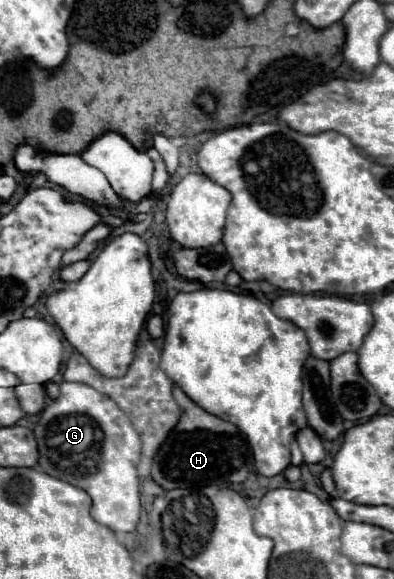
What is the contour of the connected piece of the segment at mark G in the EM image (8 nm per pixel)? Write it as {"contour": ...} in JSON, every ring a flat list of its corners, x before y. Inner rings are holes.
{"contour":[[60,383,60,395,58,399,54,399,48,407,44,407,44,411,40,413,40,421,38,425,34,427,34,437,38,441,38,449,40,449,40,467,44,473,56,477,56,479,62,479,62,481,68,481,80,489,84,489,90,499,92,499,92,507,90,507,90,515,92,519,96,519,98,523,110,527,112,531,134,531,136,525,138,525,138,519,140,519,140,479,138,479,138,473,136,473,136,463,134,461,140,461,140,435,136,433,134,435,134,429,132,429,132,423,128,421,128,417,124,417,124,413,120,413,120,407,106,395,98,393,96,389,88,387,88,385,80,385,80,383]]}

